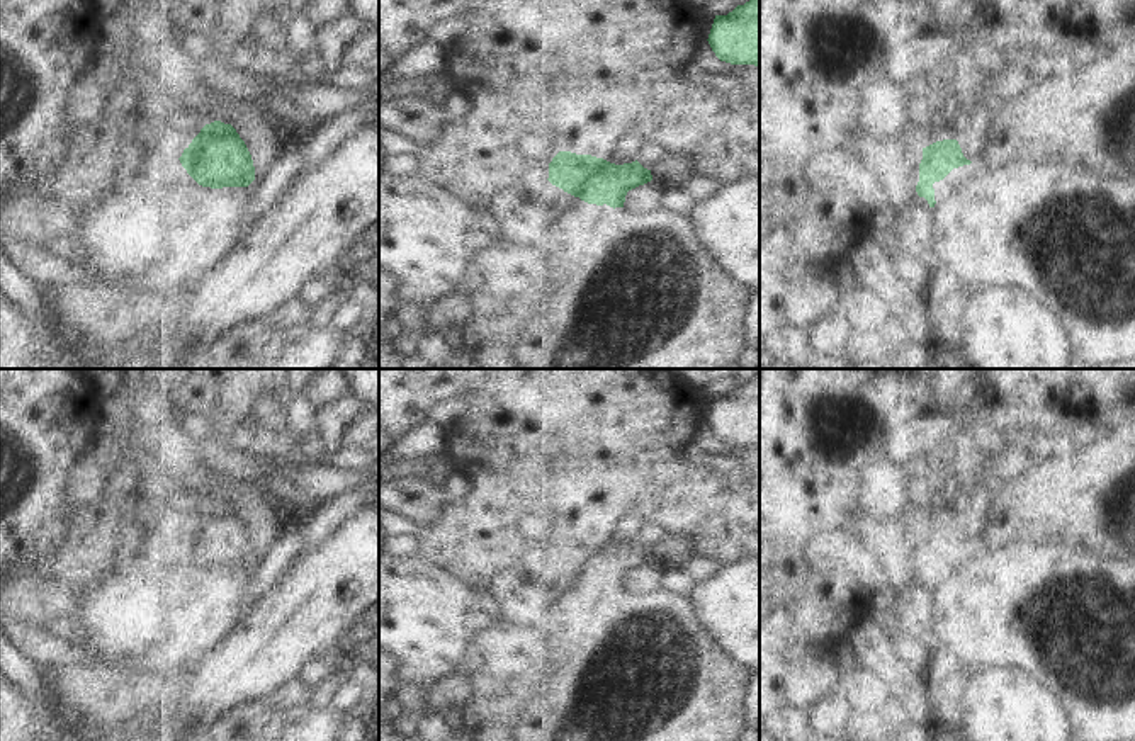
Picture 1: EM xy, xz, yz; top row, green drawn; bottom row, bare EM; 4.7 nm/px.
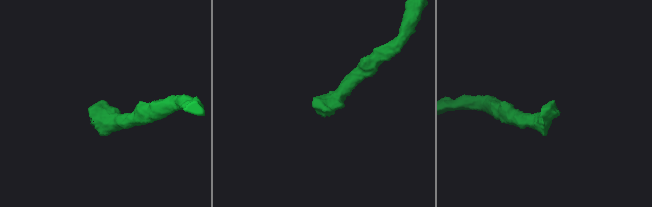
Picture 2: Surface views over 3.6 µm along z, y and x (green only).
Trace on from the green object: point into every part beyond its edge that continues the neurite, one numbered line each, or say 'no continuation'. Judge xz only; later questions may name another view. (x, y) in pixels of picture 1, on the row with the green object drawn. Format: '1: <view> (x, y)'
1: xz (632, 291)

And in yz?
1: yz (1089, 118)

